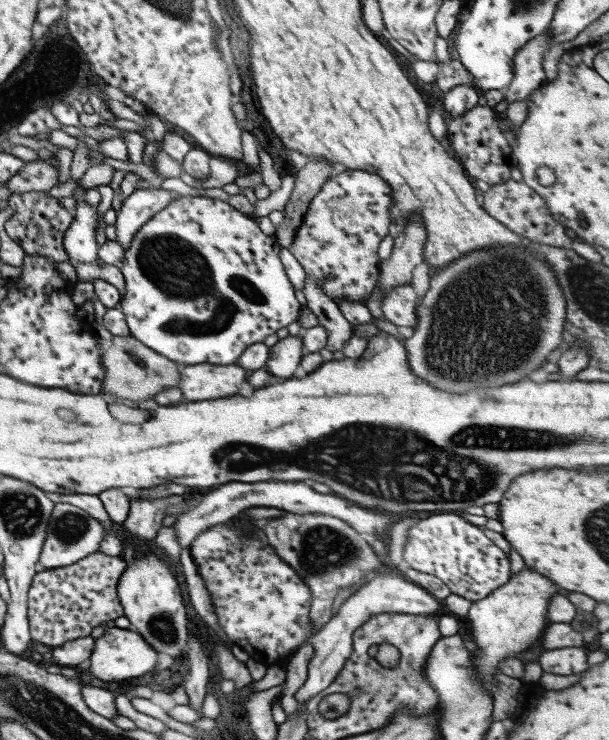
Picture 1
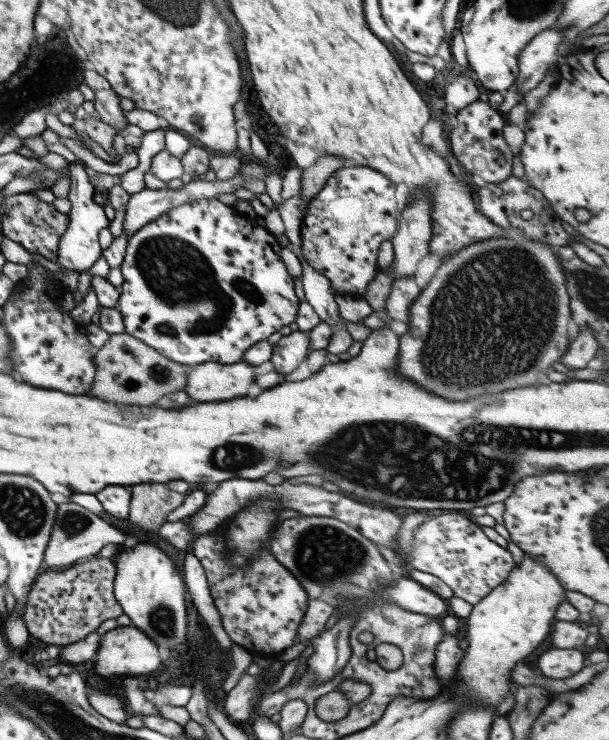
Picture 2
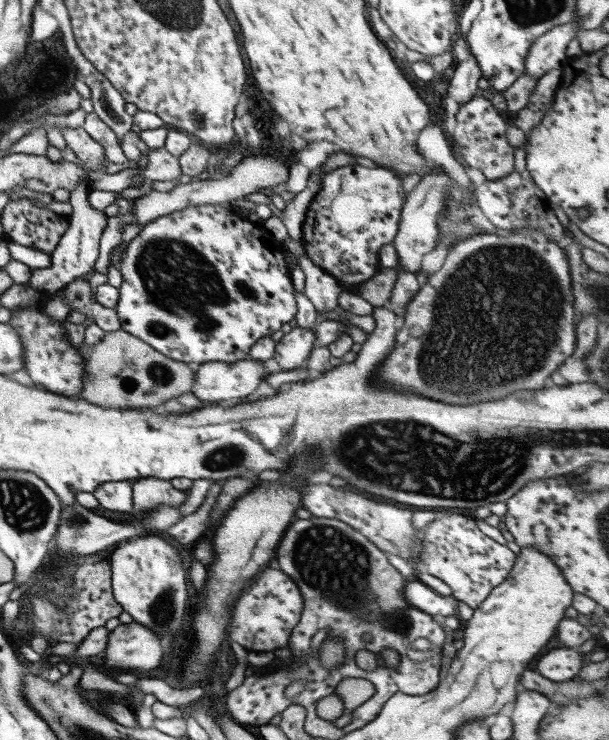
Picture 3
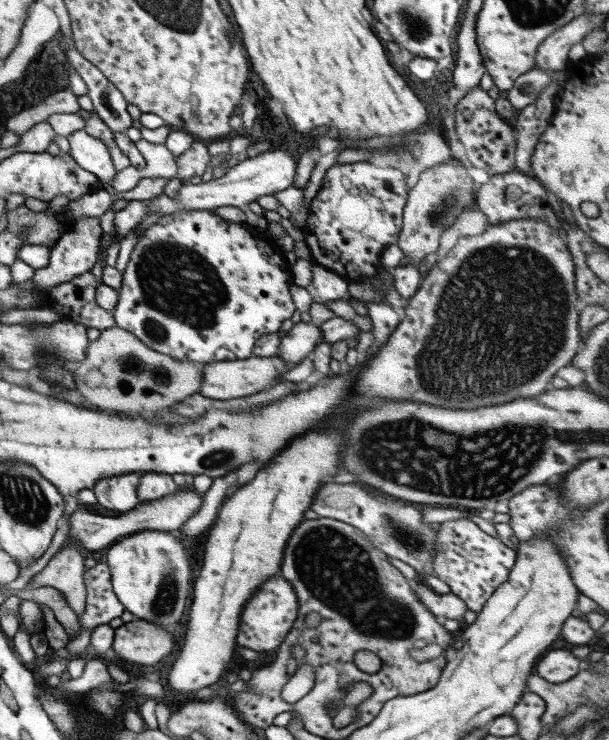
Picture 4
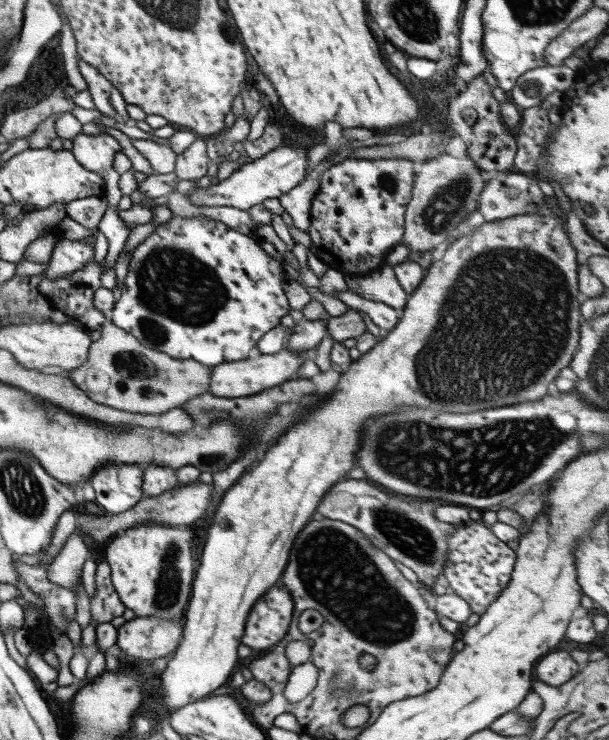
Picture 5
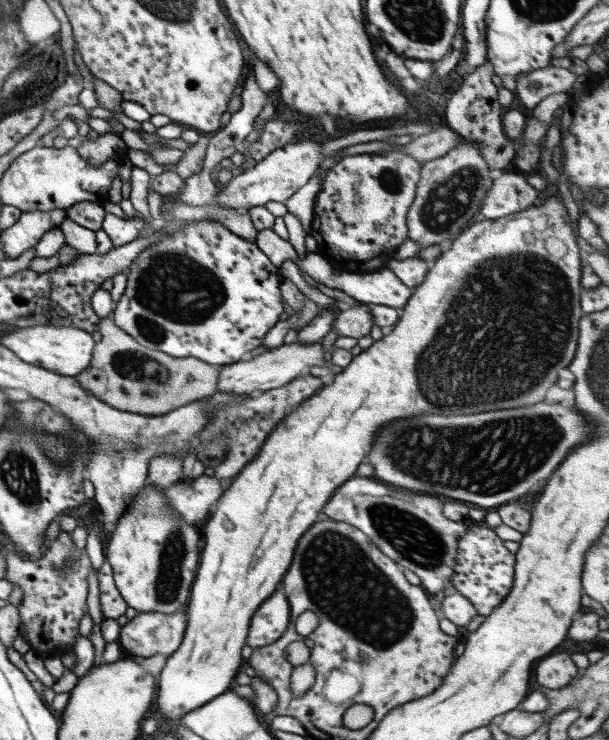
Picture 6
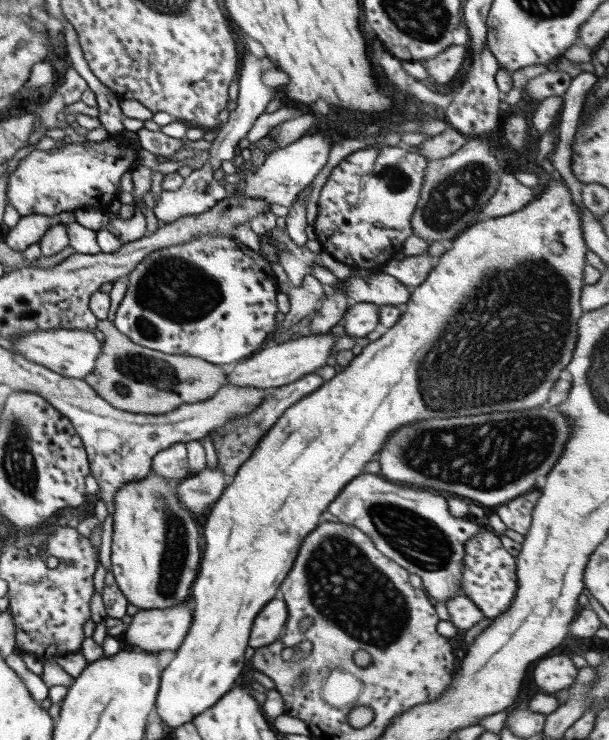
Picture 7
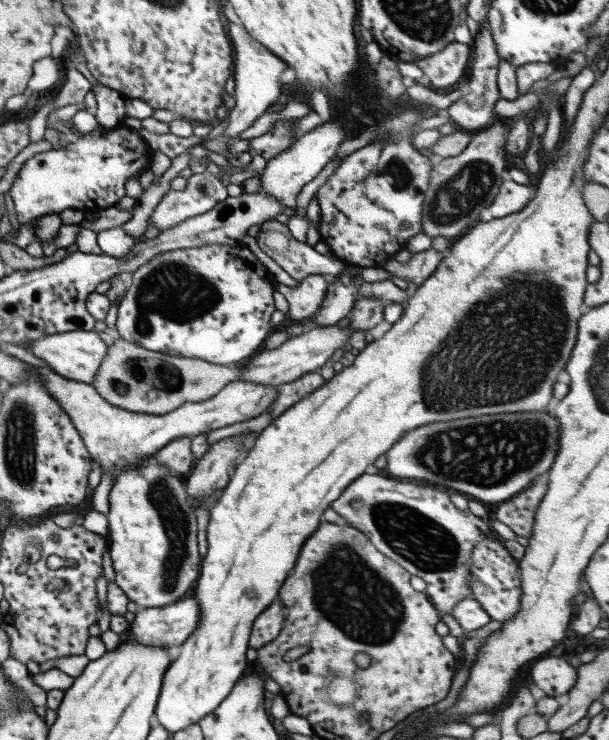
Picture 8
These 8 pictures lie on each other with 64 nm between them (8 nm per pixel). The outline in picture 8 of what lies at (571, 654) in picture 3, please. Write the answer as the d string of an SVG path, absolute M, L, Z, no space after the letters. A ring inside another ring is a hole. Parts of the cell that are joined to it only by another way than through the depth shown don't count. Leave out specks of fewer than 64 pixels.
M545 658L535 662L529 672L531 680L544 695L565 694L577 680L577 670L561 658Z

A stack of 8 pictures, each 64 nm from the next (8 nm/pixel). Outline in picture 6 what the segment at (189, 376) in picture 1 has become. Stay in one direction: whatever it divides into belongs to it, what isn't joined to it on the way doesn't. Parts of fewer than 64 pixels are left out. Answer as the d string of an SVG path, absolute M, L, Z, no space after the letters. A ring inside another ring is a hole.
M294 342L281 344L272 350L252 357L247 361L237 361L228 365L223 364L217 373L216 392L227 395L249 395L255 391L261 392L271 388L277 388L287 384L289 381L301 377L309 372L310 366L323 366L323 344L301 344Z

